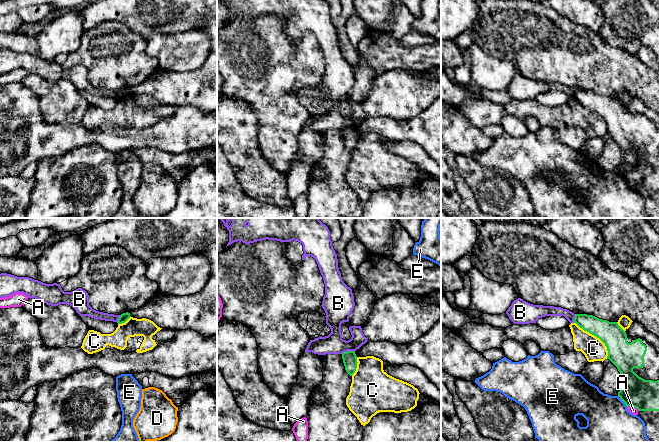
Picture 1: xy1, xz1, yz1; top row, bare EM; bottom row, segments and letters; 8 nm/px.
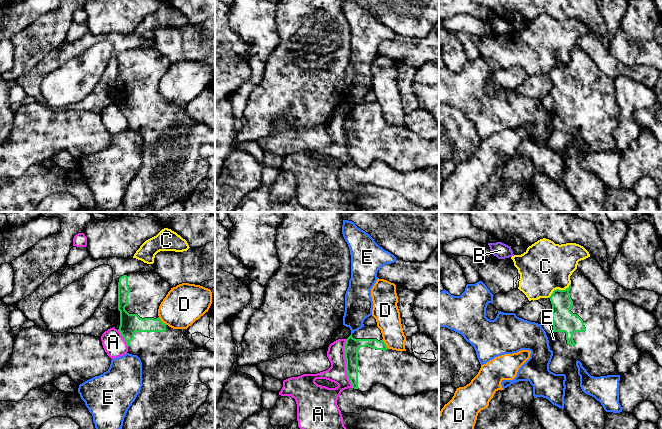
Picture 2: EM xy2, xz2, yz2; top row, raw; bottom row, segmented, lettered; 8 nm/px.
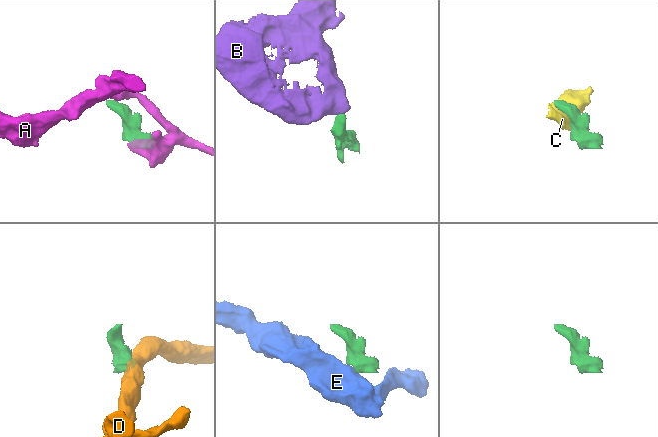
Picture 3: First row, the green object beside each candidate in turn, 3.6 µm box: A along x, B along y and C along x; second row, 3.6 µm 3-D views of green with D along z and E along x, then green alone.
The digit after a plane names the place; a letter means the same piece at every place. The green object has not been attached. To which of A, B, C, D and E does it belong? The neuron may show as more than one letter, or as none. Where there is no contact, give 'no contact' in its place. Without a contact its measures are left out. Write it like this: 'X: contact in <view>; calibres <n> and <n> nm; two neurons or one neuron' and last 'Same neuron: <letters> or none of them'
A: contact in xz2; calibres 120 and 150 nm; two neurons
B: contact in xz1; calibres 110 and 160 nm; two neurons
C: contact in yz1; calibres 200 and 180 nm; two neurons
D: contact in xz2; calibres 100 and 200 nm; two neurons
E: contact in yz1; calibres 240 and 400 nm; two neurons
Same neuron: none of them

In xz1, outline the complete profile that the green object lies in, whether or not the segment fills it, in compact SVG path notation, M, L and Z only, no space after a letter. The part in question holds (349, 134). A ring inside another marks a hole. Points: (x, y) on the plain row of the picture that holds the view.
M347 127L342 129L342 135L346 148L352 152L357 144L357 132L354 127Z

